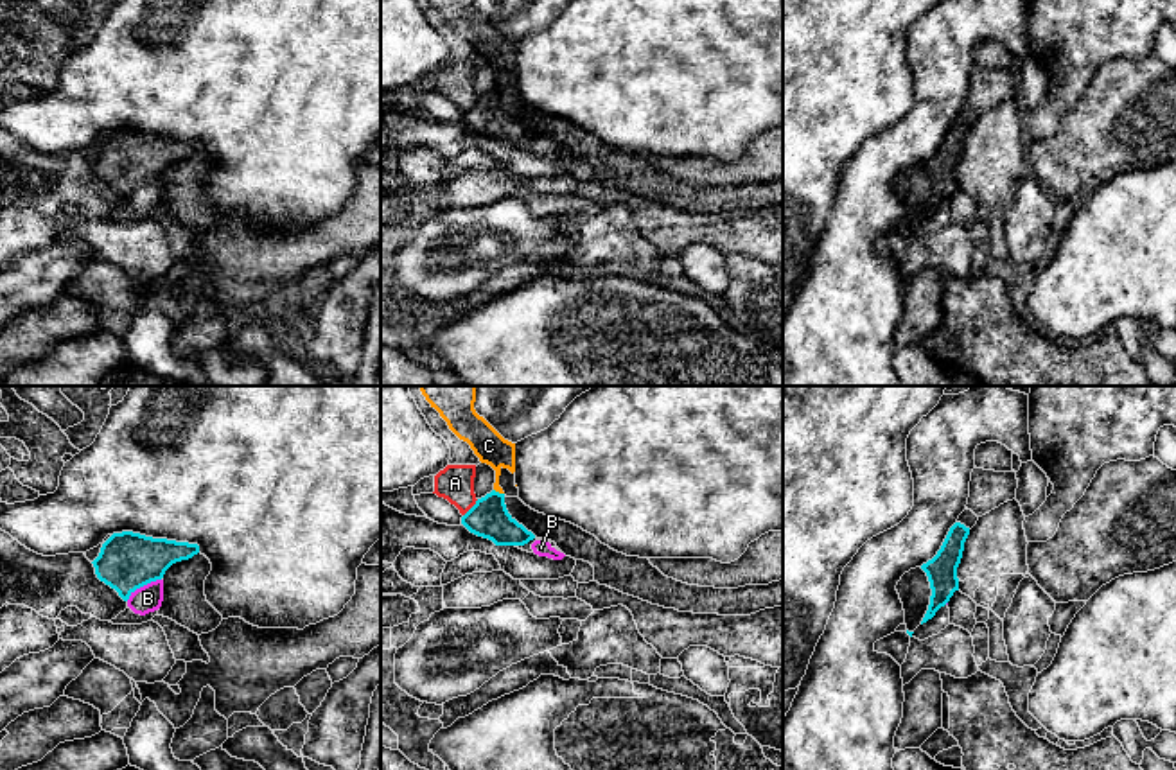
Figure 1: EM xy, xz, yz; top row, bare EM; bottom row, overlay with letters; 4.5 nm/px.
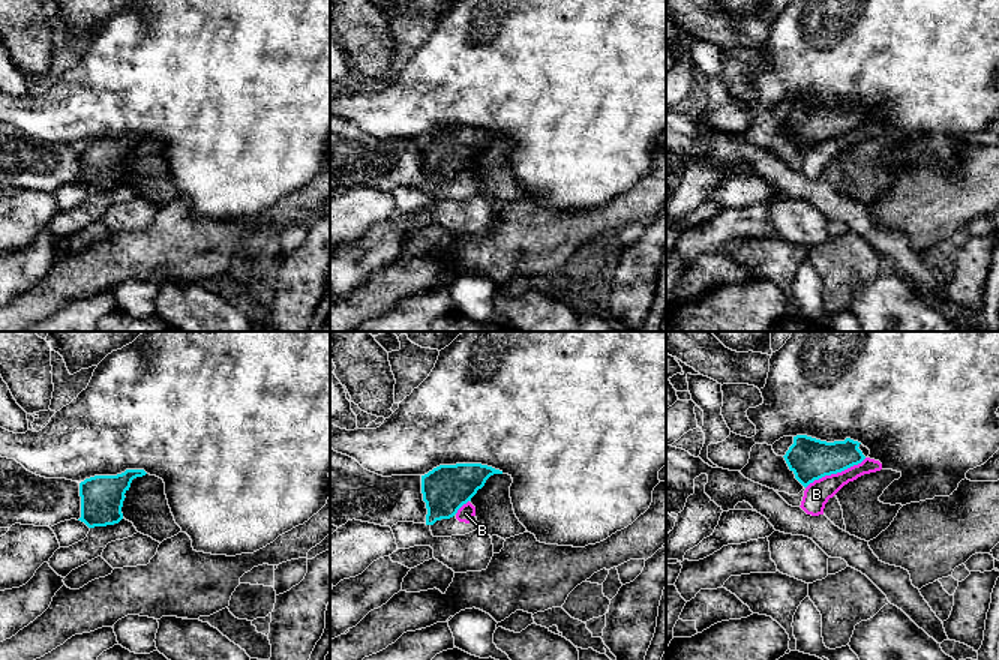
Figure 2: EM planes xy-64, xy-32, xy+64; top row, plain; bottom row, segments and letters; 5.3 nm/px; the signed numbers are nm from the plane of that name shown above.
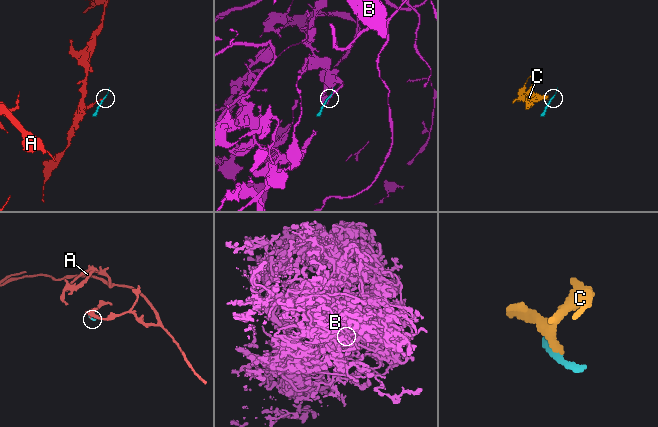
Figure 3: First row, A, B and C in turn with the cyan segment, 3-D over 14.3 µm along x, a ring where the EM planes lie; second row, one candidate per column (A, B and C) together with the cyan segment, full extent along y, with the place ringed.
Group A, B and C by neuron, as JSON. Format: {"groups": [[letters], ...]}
{"groups": [["A"], ["B"], ["C"]]}

